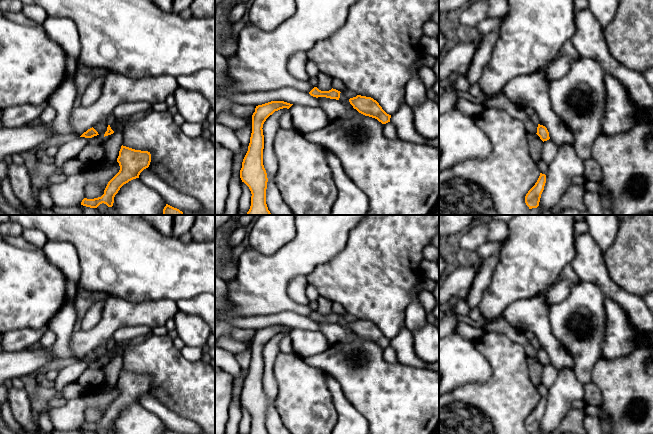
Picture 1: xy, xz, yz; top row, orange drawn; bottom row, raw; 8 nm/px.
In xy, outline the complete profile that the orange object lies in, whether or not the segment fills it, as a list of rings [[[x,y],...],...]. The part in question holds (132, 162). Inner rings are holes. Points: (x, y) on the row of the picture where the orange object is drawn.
[[[122,145],[117,162],[119,163],[120,170],[108,182],[104,194],[94,199],[84,198],[81,205],[97,208],[100,204],[104,203],[108,207],[112,207],[114,197],[120,188],[129,181],[139,178],[140,173],[149,167],[151,154],[148,151],[135,150]]]

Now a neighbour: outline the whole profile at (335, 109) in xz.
[[[318,97],[317,99],[320,102],[320,107],[329,117],[330,122],[345,118],[347,116],[347,108],[340,100],[326,97]]]

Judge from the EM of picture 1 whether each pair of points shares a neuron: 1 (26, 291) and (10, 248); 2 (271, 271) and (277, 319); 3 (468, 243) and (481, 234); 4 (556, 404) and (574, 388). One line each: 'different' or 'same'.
1: same
2: different
3: same
4: same

